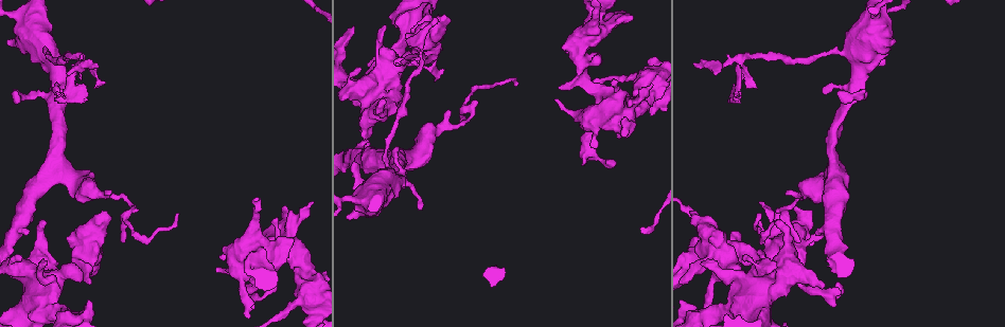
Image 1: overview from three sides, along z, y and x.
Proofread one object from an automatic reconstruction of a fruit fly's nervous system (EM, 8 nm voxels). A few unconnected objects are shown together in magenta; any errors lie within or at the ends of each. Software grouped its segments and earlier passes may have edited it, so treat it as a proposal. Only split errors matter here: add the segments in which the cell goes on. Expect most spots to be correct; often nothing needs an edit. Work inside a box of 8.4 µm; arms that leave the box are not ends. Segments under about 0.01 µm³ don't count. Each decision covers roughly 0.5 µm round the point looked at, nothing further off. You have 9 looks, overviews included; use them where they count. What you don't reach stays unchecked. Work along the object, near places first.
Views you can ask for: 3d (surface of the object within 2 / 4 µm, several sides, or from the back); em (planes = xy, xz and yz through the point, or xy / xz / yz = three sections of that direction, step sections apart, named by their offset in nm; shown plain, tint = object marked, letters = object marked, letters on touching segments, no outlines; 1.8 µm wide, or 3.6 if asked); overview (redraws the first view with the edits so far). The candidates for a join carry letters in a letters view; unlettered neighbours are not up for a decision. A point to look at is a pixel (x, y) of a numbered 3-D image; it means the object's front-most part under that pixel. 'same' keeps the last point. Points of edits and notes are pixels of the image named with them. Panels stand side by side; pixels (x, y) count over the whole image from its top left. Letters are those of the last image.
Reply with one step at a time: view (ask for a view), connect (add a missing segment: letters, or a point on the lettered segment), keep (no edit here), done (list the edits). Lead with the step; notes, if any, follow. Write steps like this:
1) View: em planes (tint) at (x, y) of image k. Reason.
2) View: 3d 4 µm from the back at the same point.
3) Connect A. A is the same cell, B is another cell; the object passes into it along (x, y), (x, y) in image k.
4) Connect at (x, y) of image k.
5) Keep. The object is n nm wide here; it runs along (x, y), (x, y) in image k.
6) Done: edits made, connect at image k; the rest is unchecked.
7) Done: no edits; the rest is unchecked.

View: 3d 4 µm at (743, 294) of image 1.

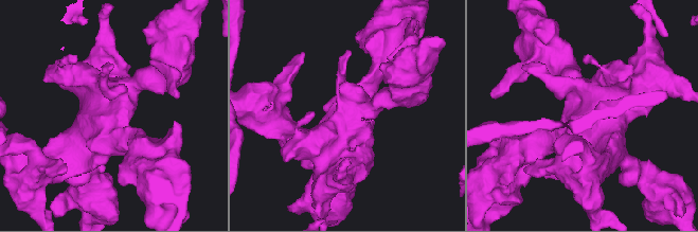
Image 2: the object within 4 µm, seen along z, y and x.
View: em 3.6 µm planes (letters) at (582, 113) of image 2. Need the tissue.

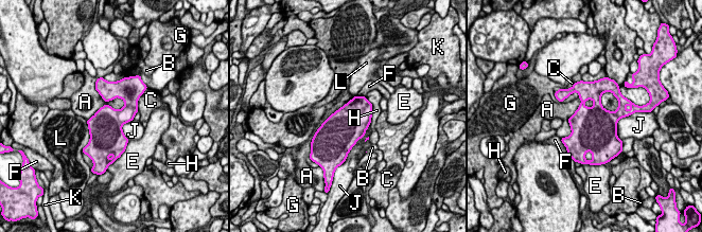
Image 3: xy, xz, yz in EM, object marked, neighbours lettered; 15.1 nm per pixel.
Keep. The object is 500 nm wide here; A, B, C, E, F, G, H, J, K and L are other cells; a border runs along (579, 97), (571, 134), (560, 138) in image 3; no lettered segment goes on from it.

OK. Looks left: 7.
View: em xz step 8 (letters) at (822, 91) of image 1. Branch stops here.

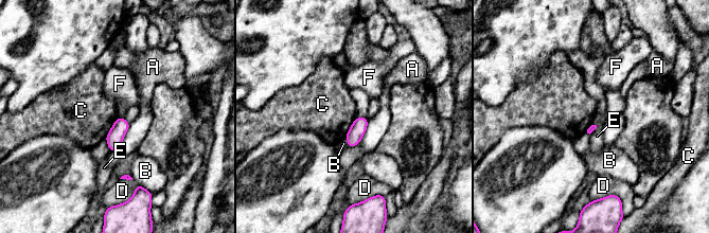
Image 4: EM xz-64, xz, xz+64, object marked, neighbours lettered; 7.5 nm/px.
Keep. The longest contact is with C, 180 nm; A, B, C, D, E and F are other cells; no lettered segment goes on from it.

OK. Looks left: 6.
View: 3d 2 µm at (434, 82) of image 1. Tapers out.

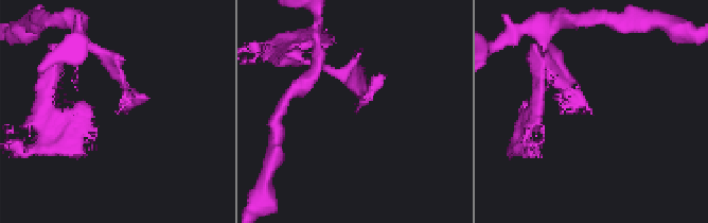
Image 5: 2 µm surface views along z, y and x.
View: em planes (letters) at (119, 108) of image 5. Need the tissue.

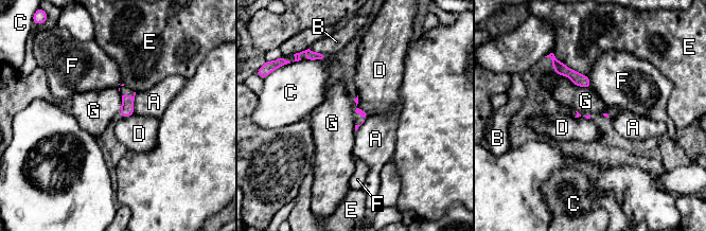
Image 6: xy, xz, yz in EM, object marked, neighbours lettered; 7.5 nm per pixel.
Keep. A, B, C, D, E, F and G are other cells; a border runs along (554, 71), (576, 85), (589, 87) in image 6; none of them fits.

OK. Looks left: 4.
View: em planes (letters) at (775, 219) of image 1. Calibre changes.

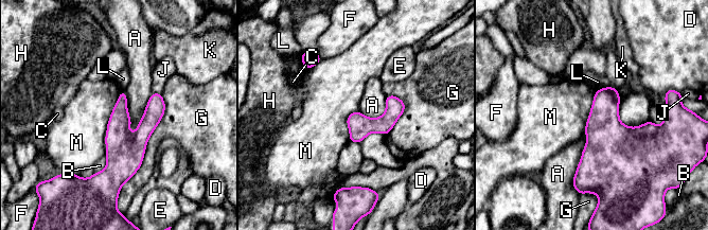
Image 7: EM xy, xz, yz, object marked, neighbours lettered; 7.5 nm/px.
Keep. A, B, C, D, E, F, G, H, J, K, L and M are other cells; a border runs along (122, 90), (108, 121), (105, 156) in image 7; none of them fits.

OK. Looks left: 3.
Done: no edits; the rest is unchecked.

